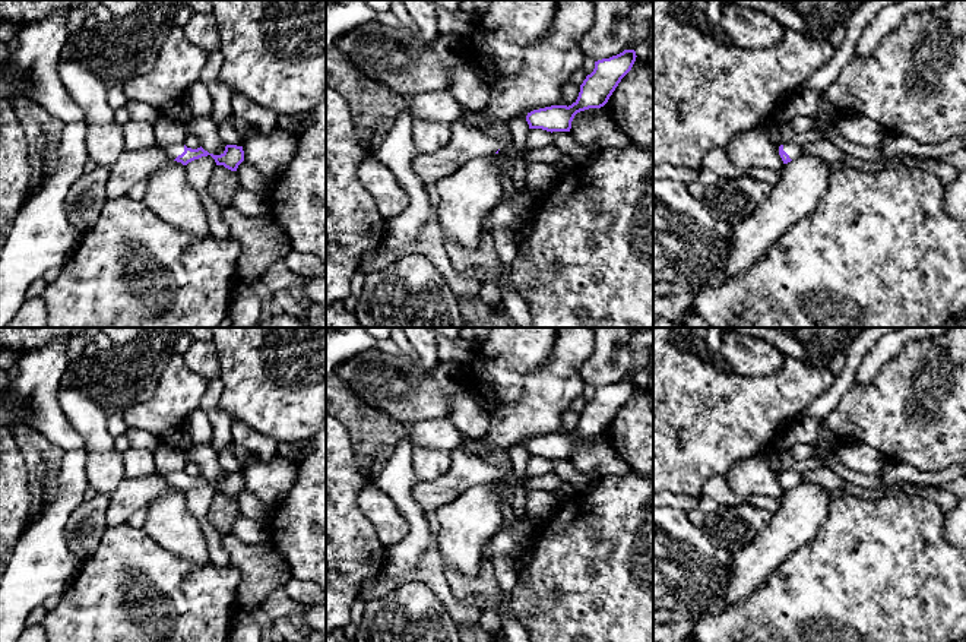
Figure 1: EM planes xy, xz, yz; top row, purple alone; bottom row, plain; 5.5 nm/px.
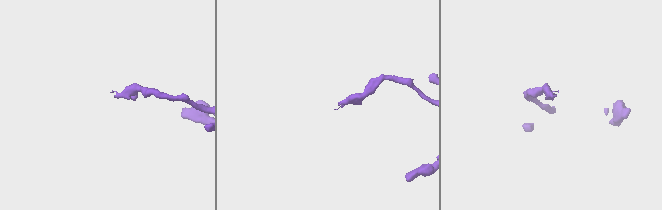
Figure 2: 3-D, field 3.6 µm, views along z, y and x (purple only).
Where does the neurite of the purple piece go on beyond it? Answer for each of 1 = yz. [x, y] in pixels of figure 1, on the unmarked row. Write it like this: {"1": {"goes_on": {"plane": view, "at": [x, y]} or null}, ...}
{"1": {"goes_on": {"plane": "yz", "at": [792, 477]}}}

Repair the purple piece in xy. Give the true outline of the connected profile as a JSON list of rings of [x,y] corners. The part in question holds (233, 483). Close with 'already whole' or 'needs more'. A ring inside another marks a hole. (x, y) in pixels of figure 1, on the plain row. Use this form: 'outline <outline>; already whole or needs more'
outline [[[129,447],[123,452],[124,478],[152,477],[161,474],[177,490],[187,493],[189,490],[202,484],[210,483],[216,493],[224,493],[231,499],[237,499],[238,493],[244,488],[243,474],[227,472],[221,483],[213,483],[202,474],[197,477],[187,475],[184,471],[178,472],[159,472],[153,462],[152,452],[146,449]]]; needs more

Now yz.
outline [[[783,471],[779,474],[779,483],[783,491],[791,490],[802,481],[801,474],[796,471]]]; needs more

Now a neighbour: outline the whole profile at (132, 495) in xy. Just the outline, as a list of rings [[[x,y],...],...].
[[[164,475],[124,478],[111,494],[105,515],[108,526],[127,524],[137,510],[149,507],[158,497],[174,490]]]

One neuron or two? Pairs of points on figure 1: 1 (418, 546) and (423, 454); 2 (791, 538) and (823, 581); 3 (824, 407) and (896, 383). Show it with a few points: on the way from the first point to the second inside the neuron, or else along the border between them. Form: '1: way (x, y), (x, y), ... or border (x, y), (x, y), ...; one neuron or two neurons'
1: border (411, 446), (411, 465), (418, 480); two neurons
2: border (823, 525), (773, 572); two neurons
3: border (855, 382), (822, 420); two neurons

